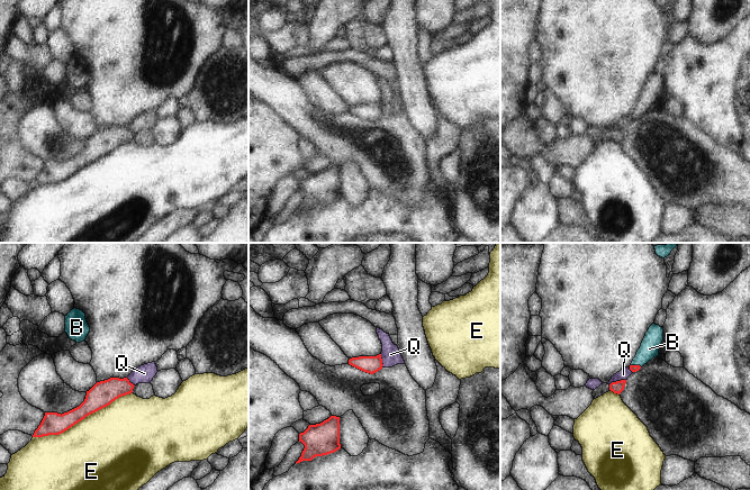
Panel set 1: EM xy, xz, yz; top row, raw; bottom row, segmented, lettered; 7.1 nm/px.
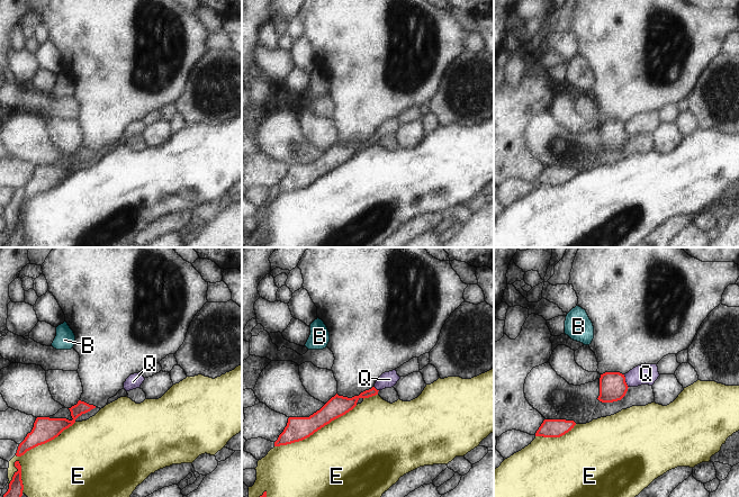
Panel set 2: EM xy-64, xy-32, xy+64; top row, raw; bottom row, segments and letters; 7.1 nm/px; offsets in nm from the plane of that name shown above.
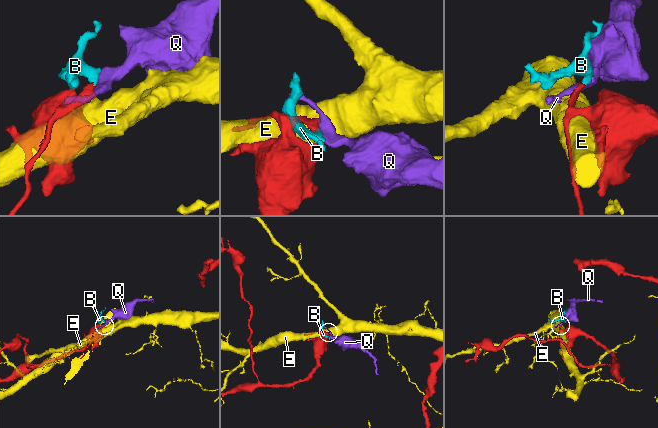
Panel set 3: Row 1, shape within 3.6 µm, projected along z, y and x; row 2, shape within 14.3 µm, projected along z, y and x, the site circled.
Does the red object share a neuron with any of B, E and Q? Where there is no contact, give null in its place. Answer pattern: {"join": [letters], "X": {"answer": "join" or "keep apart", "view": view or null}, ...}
{"join": ["B"], "B": {"answer": "join", "view": "yz"}, "E": {"answer": "keep apart", "view": "xy"}, "Q": {"answer": "keep apart", "view": "yz"}}

